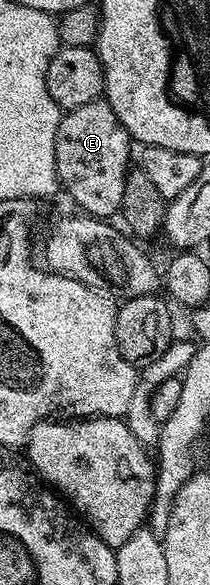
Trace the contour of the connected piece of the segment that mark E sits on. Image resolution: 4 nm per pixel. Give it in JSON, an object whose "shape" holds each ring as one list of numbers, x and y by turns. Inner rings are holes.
{"shape":[[104,99,84,103,84,107,63,112,62,122,56,131,56,171,59,186,79,205,83,214,110,219,121,210,124,199,124,179,127,169,131,168,129,131,116,119,116,111]]}

